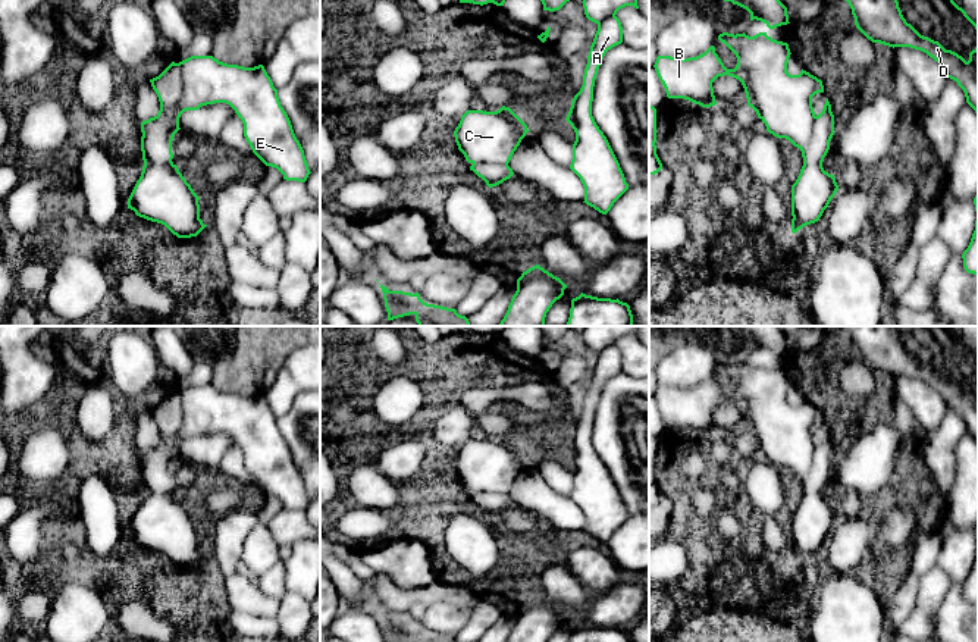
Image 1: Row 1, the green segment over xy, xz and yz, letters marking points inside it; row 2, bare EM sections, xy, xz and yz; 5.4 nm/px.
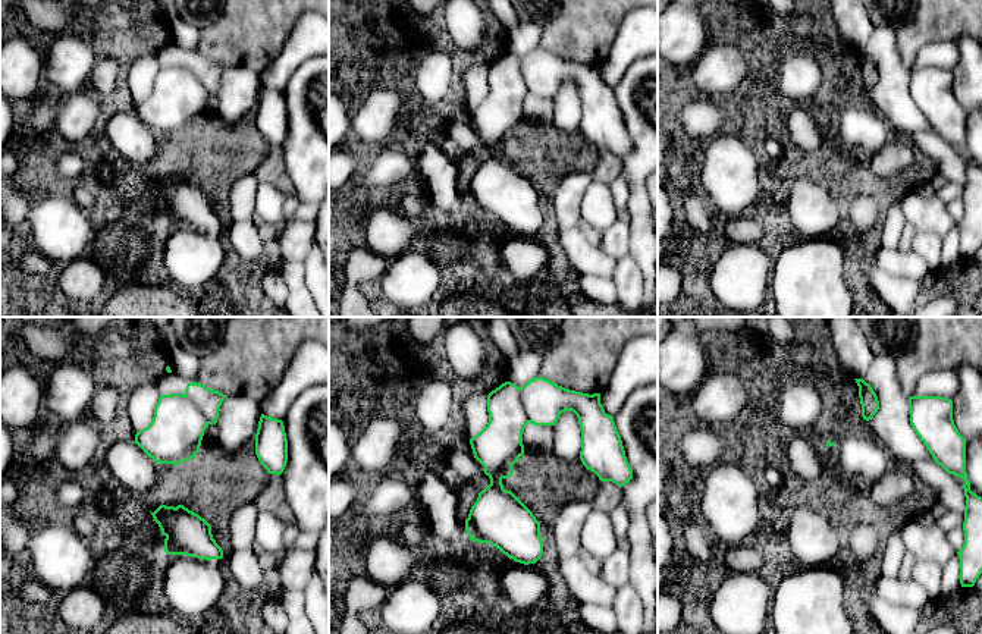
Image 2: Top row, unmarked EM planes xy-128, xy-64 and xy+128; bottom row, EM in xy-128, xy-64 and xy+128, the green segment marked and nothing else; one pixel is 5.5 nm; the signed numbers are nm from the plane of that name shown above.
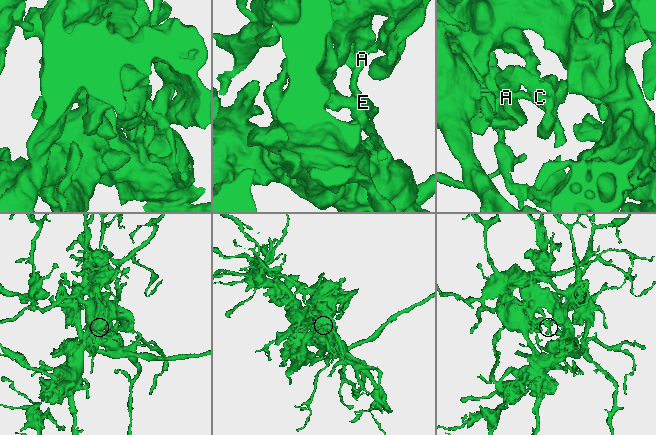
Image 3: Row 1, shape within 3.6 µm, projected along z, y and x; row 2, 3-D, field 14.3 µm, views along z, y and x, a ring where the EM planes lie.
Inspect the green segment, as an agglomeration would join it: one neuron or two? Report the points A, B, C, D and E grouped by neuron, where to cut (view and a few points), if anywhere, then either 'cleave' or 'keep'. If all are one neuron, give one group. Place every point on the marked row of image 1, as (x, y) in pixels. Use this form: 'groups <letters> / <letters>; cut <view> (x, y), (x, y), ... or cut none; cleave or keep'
groups A E / B C D; cut xy (176, 63), (181, 72), (179, 116); cleave

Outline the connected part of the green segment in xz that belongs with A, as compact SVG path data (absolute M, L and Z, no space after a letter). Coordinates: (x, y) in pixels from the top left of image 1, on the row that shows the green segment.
M614 15L598 25L583 85L571 101L565 120L576 132L570 169L584 187L584 201L602 214L629 190L620 163L604 132L592 116L593 87L601 62L608 50L623 43L623 26Z

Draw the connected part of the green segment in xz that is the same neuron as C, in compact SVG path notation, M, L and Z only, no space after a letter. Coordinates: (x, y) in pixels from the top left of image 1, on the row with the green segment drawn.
M510 109L467 110L454 131L458 150L468 163L508 165L530 129Z

